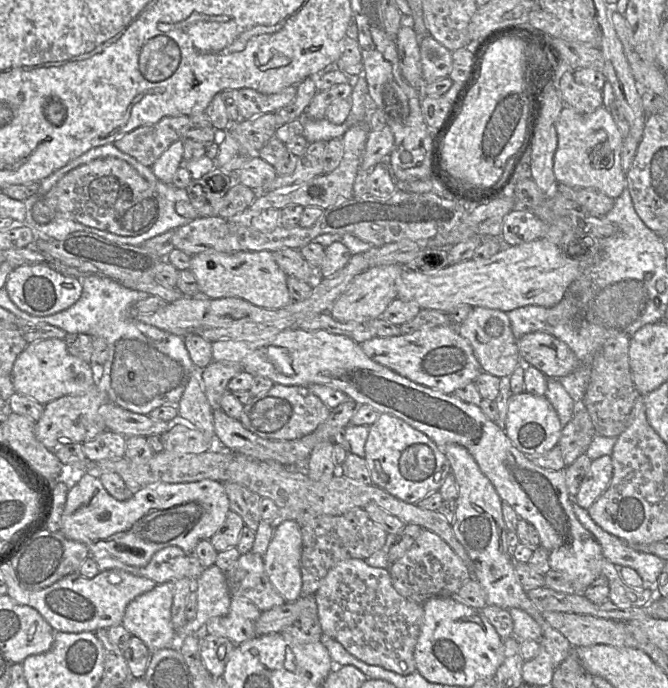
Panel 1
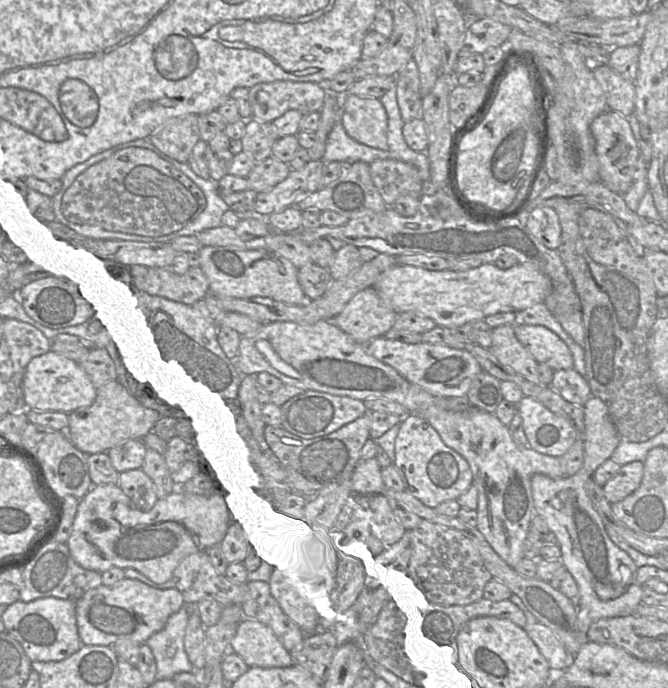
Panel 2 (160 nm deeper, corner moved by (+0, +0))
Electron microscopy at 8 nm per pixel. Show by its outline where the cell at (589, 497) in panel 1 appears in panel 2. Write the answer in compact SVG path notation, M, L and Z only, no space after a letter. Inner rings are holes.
M640 461L621 465L617 473L602 486L606 499L612 504L633 493L641 483L643 471L644 465Z

